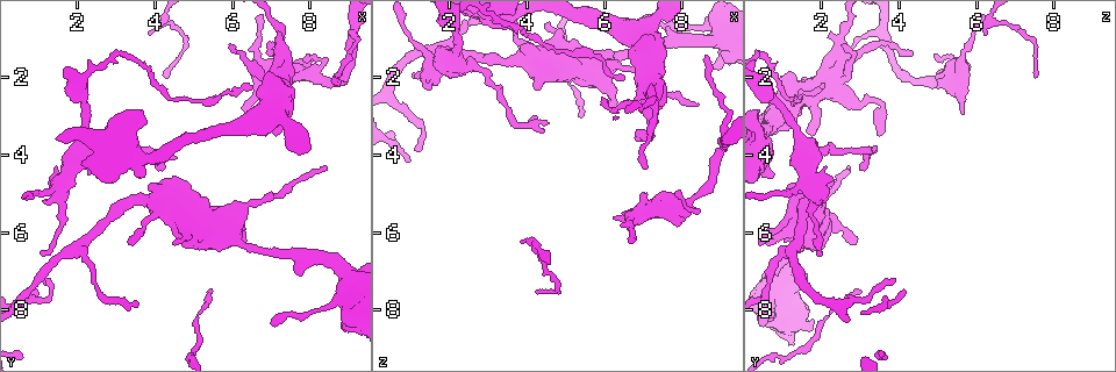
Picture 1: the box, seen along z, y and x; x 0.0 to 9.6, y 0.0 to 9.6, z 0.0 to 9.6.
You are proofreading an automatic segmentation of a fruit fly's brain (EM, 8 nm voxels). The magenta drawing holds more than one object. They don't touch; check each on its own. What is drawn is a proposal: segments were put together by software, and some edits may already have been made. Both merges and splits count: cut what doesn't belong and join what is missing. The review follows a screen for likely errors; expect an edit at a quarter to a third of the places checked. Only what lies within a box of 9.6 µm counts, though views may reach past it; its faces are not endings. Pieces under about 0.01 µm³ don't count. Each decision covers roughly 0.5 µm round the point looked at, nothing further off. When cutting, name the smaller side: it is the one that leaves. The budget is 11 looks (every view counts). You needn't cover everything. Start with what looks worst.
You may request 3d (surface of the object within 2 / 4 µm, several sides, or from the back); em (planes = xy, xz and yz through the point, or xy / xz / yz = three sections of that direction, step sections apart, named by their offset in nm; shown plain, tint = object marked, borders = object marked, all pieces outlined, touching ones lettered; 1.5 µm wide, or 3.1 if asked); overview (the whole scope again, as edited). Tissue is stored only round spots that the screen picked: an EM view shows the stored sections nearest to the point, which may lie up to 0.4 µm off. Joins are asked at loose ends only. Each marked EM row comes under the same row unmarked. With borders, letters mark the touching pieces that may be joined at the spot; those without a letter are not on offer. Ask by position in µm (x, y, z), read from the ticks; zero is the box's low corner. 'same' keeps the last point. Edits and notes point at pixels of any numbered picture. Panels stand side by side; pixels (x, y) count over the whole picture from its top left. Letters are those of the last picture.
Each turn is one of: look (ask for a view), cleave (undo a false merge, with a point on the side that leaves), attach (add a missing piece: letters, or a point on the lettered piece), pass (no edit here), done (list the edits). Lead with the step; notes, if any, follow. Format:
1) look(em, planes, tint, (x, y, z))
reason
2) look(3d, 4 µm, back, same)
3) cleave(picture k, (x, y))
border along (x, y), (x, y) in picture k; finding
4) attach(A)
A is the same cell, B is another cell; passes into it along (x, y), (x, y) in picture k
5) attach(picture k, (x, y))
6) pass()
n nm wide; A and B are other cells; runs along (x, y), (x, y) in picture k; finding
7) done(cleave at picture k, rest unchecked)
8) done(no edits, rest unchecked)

look(3d, 4 µm, (1.15, 5.15, 2.05))

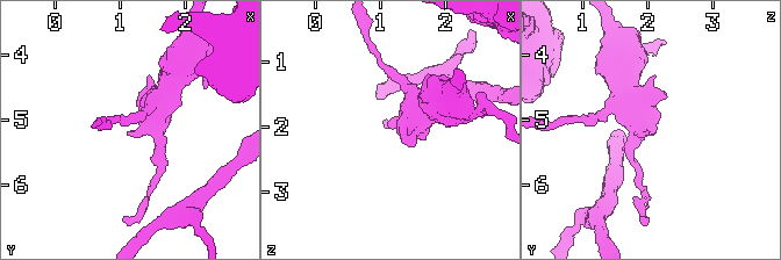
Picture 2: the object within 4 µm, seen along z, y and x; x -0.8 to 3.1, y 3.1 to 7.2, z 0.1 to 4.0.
look(em, xy, step 8, borders, (1.20, 5.20, 2.05))
arms of 160, 420 nm; now the EM

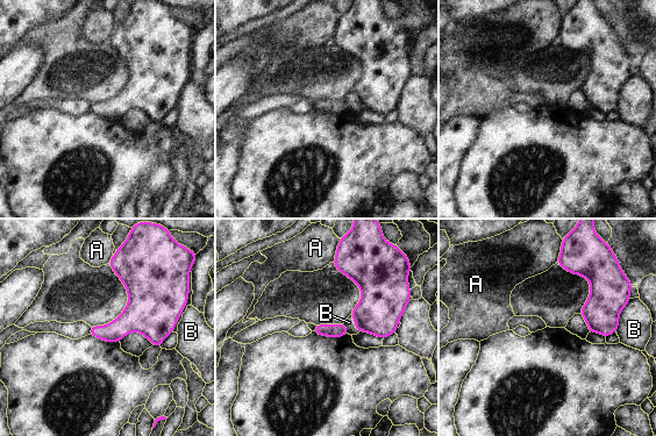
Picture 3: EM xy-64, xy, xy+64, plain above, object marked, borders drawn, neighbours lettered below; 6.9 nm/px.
pass()
B touches over 220 nm; A and B are other cells; border along (627, 304), (620, 312), (615, 331) in picture 3; no lettered piece goes on from it

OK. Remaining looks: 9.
look(em, planes, tint, (6.95, 3.30, 1.70))
an open end

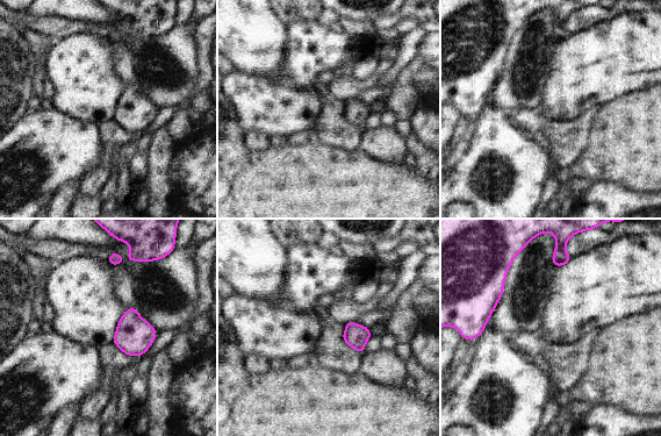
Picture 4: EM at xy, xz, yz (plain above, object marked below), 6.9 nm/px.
look(em, planes, borders, same)
what lies round it

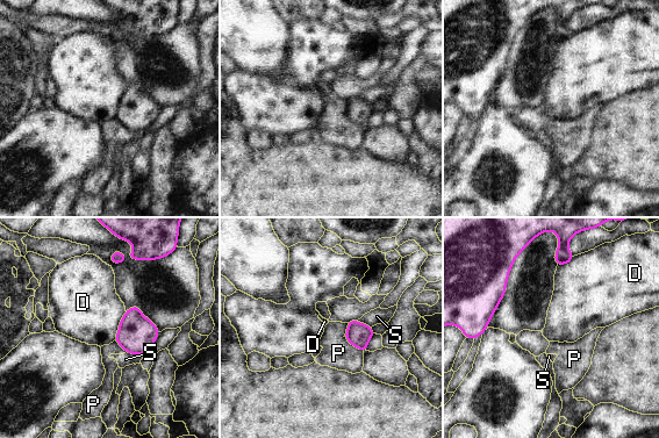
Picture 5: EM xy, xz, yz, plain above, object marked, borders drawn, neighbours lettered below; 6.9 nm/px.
pass()
D, P and S are other cells; border along (126, 311), (114, 339) in picture 5; none of them fits

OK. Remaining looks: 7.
look(3d, 4 µm, (8.50, 1.50, 5.40))

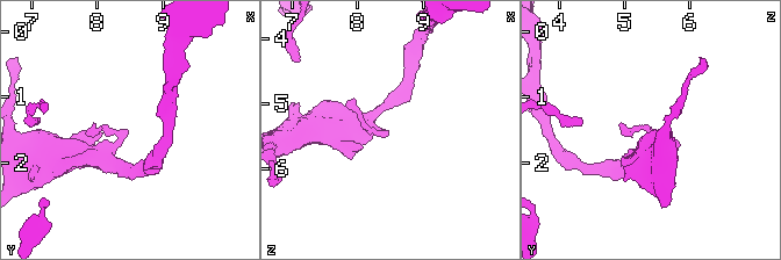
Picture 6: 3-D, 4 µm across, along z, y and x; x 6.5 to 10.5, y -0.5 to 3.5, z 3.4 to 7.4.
look(em, yz, step 8, borders, (8.50, 1.55, 5.40))
need the tissue

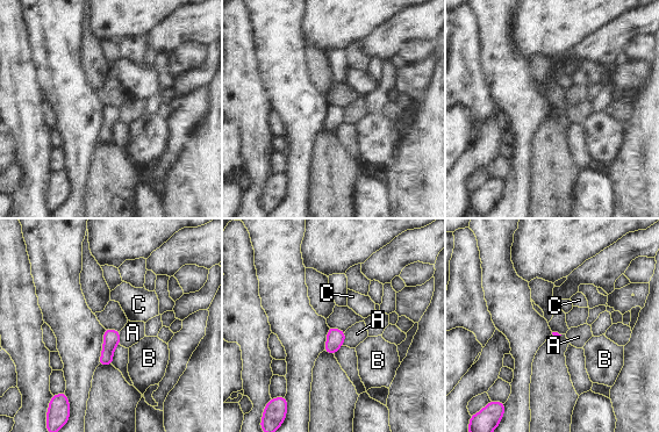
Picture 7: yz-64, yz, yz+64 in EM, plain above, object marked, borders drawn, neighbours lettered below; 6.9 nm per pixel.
pass()
A, B and C are other cells; border along (345, 332), (345, 339), (342, 345) in picture 7; none of them fits

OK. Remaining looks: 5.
look(3d, 2 µm, (4.05, 4.00, 3.25))

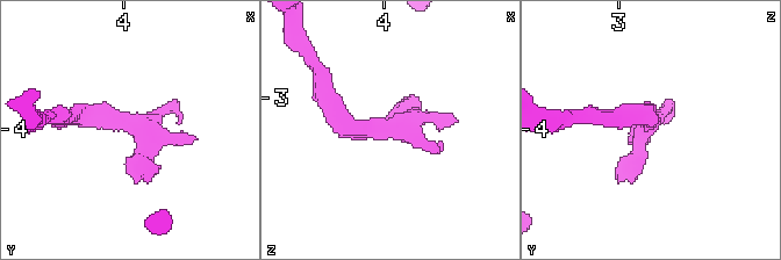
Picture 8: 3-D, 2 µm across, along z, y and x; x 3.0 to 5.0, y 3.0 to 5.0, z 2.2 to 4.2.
look(em, xz, step 4, borders, (4.08, 3.96, 3.24))
now the EM

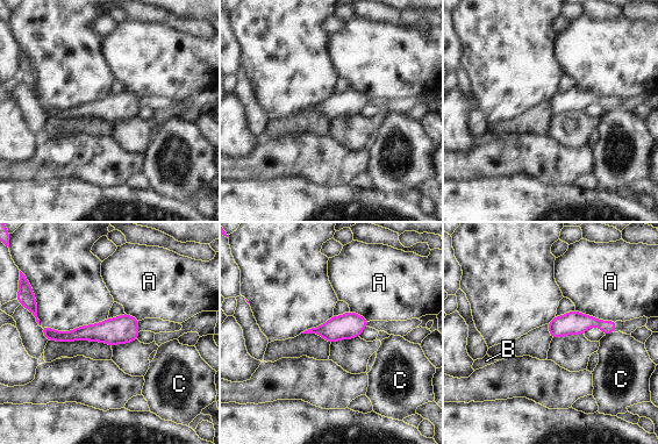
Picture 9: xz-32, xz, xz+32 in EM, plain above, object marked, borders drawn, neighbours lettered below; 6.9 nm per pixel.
pass()
A, B and C are other cells; all the same neuron

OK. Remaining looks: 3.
done(no edits, rest unchecked)

